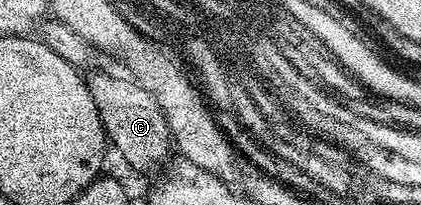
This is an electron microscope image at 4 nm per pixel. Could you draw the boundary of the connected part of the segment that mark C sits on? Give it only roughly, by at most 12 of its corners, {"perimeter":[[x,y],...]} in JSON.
{"perimeter":[[90,76],[103,132],[133,170],[173,151],[165,113],[134,78]]}

